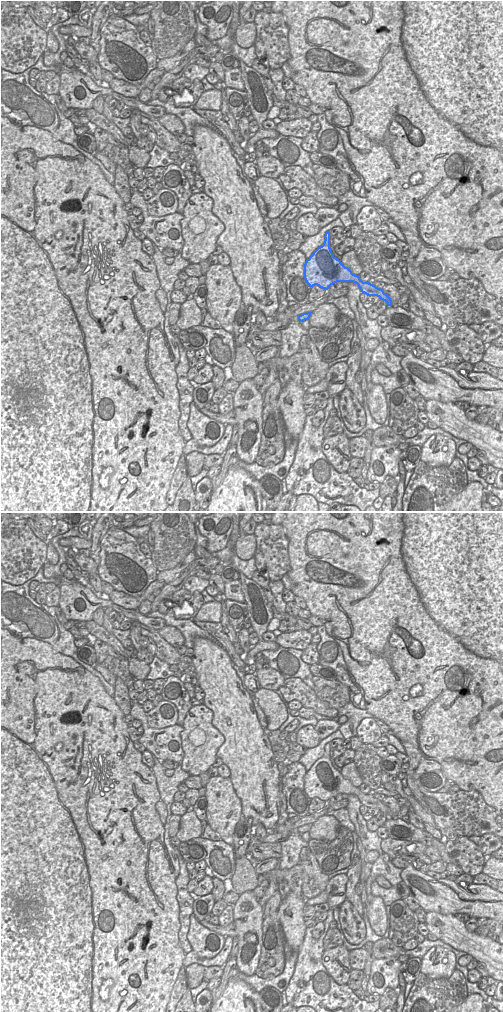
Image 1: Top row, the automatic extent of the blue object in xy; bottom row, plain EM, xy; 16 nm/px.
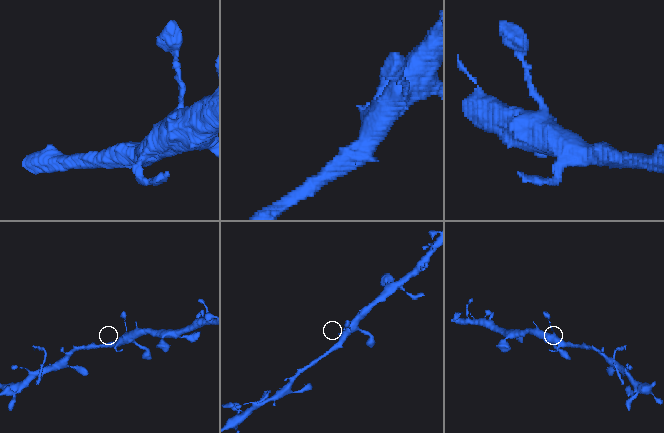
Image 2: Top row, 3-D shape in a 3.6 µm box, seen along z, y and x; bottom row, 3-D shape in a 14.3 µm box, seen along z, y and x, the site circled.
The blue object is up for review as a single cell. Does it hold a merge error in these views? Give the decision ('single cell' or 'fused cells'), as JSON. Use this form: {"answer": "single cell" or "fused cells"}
{"answer": "single cell"}

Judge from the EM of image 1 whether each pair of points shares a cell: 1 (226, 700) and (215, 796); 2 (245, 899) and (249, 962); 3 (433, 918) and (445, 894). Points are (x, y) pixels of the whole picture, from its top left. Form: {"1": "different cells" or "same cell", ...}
{"1": "different cells", "2": "same cell", "3": "different cells"}

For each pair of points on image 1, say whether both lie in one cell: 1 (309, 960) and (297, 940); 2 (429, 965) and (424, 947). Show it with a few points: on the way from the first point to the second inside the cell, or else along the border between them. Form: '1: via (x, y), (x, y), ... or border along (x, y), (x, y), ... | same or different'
1: border along (305, 922), (304, 939), (297, 950) | different
2: border along (449, 949), (433, 946), (421, 959) | different

